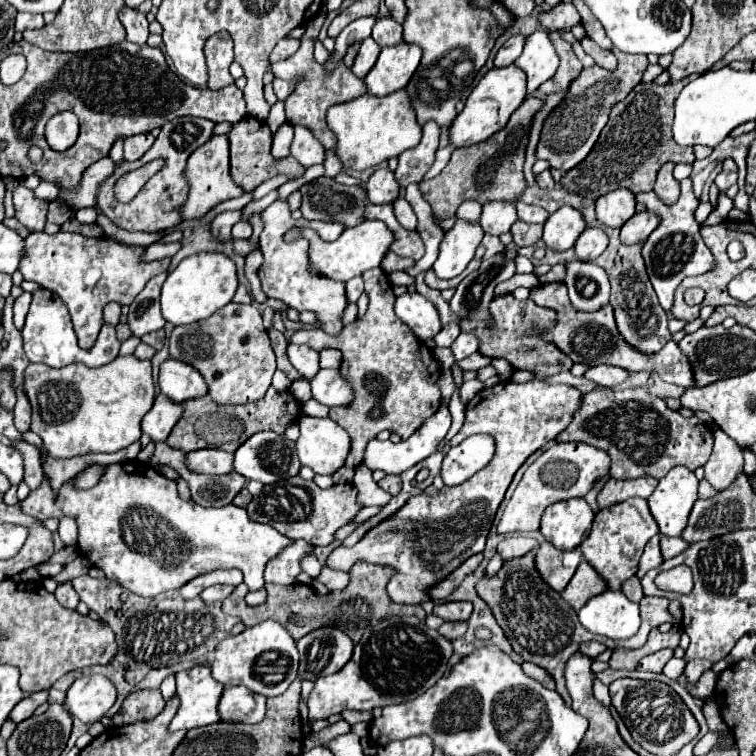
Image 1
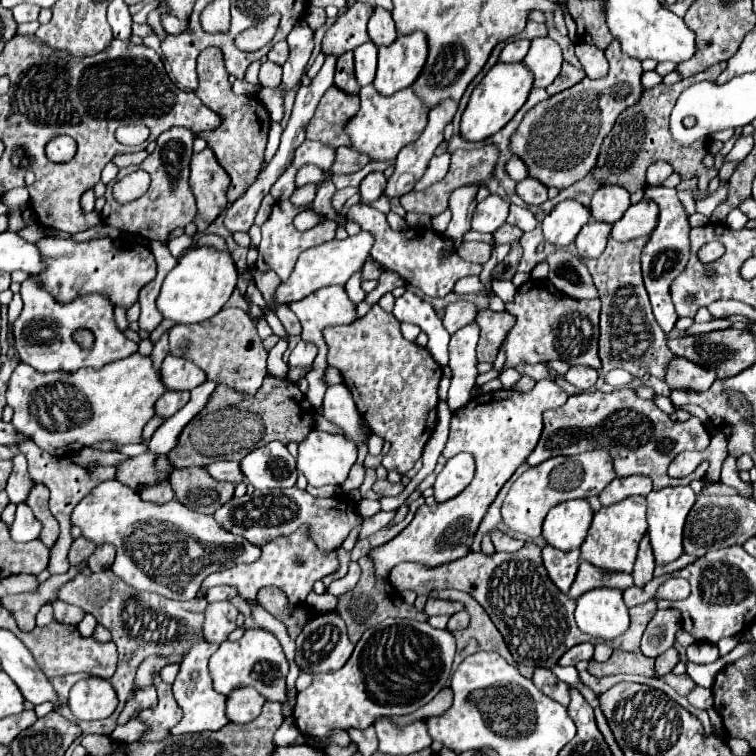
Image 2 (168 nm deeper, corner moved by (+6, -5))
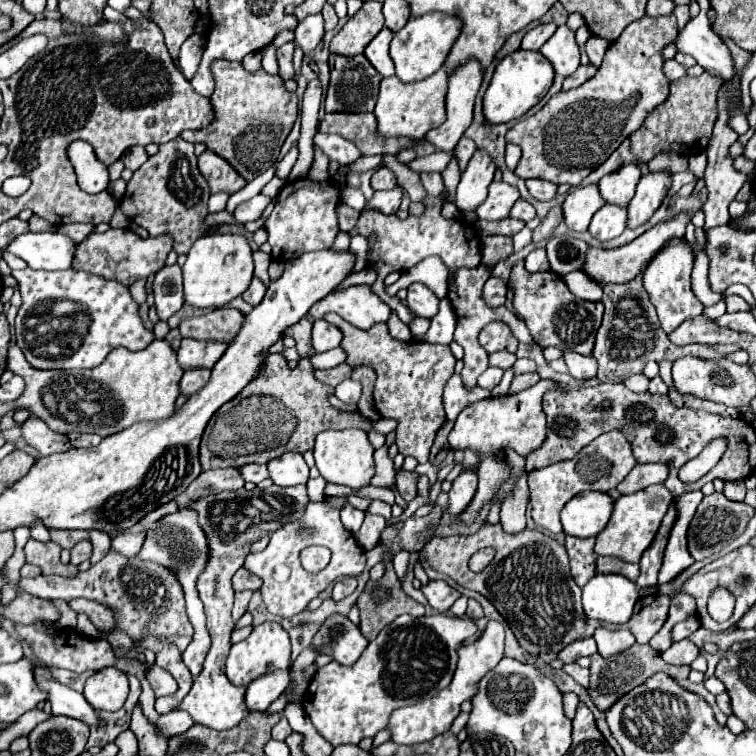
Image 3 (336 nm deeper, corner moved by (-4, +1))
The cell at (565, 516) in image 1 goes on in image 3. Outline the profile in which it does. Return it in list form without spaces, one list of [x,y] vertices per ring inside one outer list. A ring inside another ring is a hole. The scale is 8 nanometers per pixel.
[[[583,492],[561,510],[563,532],[579,538],[597,536],[613,514],[613,498],[605,492]]]

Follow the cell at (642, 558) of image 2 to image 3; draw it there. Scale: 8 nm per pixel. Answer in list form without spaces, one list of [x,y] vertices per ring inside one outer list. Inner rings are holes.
[[[675,504],[669,506],[661,526],[659,526],[659,532],[653,540],[653,544],[645,550],[639,566],[641,566],[641,574],[637,578],[637,586],[639,588],[647,588],[647,586],[657,586],[657,574],[659,574],[659,568],[661,568],[661,560],[663,560],[663,552],[665,552],[665,546],[667,546],[667,540],[669,540],[669,532],[675,524],[675,518],[677,518],[677,508]]]

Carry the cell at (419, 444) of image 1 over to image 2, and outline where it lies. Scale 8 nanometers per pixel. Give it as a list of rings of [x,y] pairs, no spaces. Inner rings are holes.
[[[335,384],[327,388],[323,398],[323,416],[339,426],[343,434],[357,446],[367,444],[369,436],[361,428],[361,416],[357,414],[357,406],[345,384]]]

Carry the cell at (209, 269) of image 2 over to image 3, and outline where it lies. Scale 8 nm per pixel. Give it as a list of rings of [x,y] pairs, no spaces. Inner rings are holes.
[[[207,234],[199,238],[183,264],[185,302],[197,308],[221,308],[241,296],[253,278],[253,250],[243,234]]]

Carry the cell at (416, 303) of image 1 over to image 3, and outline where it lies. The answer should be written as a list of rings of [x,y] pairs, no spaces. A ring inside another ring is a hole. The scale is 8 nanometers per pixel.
[[[411,284],[407,288],[407,304],[415,316],[431,318],[439,310],[439,298],[425,284]]]

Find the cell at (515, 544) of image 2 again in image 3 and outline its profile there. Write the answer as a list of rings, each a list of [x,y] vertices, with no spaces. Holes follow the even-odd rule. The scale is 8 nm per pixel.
[[[525,476],[515,482],[515,488],[505,496],[501,504],[501,526],[505,532],[515,534],[525,530],[525,508],[529,502],[529,486]]]

